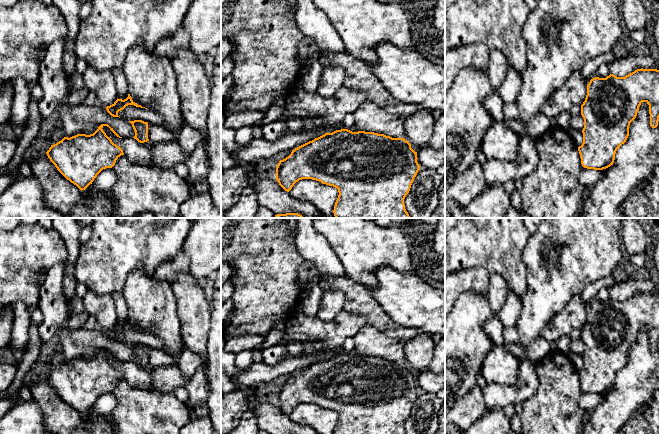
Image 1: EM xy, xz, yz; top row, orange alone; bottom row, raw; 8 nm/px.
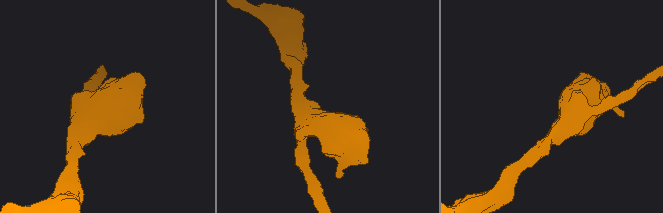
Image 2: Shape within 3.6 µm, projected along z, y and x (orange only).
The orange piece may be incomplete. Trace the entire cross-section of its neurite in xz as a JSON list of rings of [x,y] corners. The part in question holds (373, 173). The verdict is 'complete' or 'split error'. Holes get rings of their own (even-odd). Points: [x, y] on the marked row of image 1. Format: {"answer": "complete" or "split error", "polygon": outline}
{"answer": "complete", "polygon": [[[341,129],[292,150],[288,157],[279,161],[276,179],[287,192],[302,179],[337,188],[339,195],[333,210],[336,218],[410,218],[404,199],[419,169],[417,152],[404,138]]]}

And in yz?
{"answer": "complete", "polygon": [[[637,69],[625,77],[610,74],[606,78],[595,77],[587,85],[587,95],[581,105],[584,119],[583,143],[578,147],[584,168],[603,170],[613,165],[617,149],[629,136],[630,123],[636,118],[642,102],[649,105],[650,126],[656,128],[659,121],[659,70]]]}

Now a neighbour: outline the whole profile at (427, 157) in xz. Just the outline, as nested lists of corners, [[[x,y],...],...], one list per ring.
[[[429,145],[417,151],[417,162],[420,167],[437,170],[445,164],[445,150],[436,150]]]

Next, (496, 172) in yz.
[[[532,137],[522,138],[517,158],[513,162],[487,160],[482,164],[485,181],[490,186],[500,186],[531,174],[538,166],[539,158]]]

